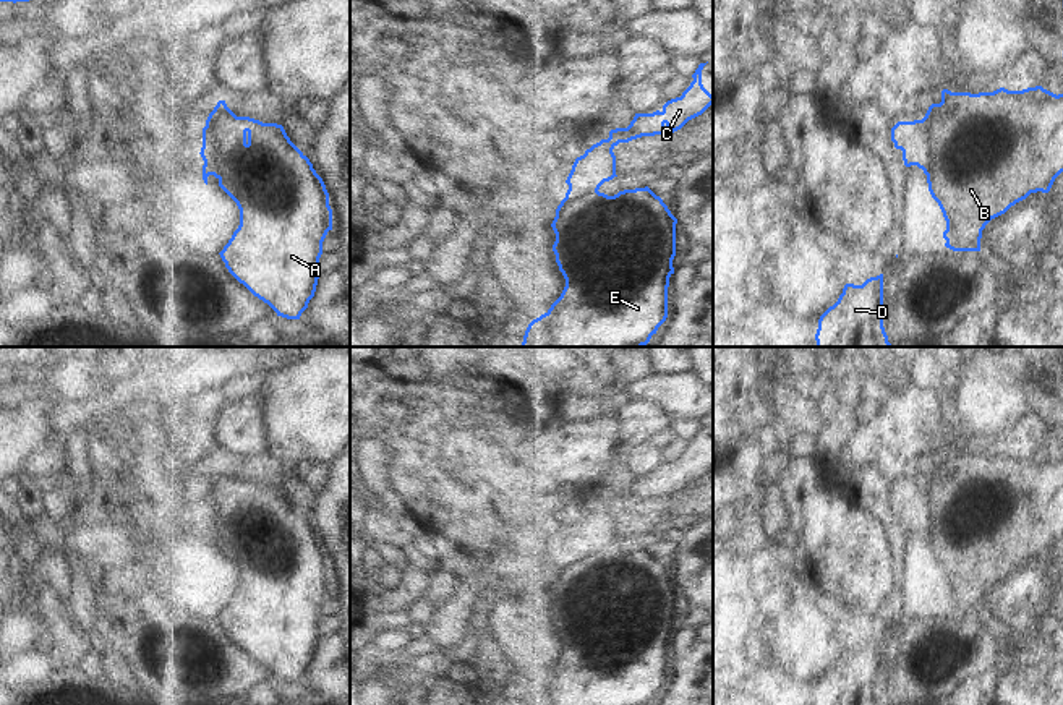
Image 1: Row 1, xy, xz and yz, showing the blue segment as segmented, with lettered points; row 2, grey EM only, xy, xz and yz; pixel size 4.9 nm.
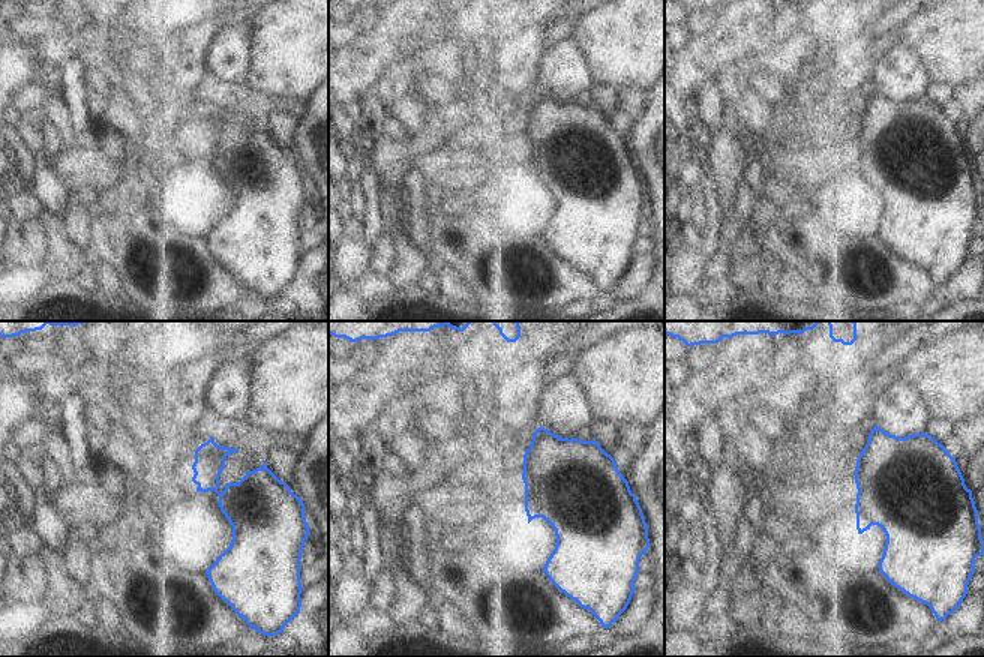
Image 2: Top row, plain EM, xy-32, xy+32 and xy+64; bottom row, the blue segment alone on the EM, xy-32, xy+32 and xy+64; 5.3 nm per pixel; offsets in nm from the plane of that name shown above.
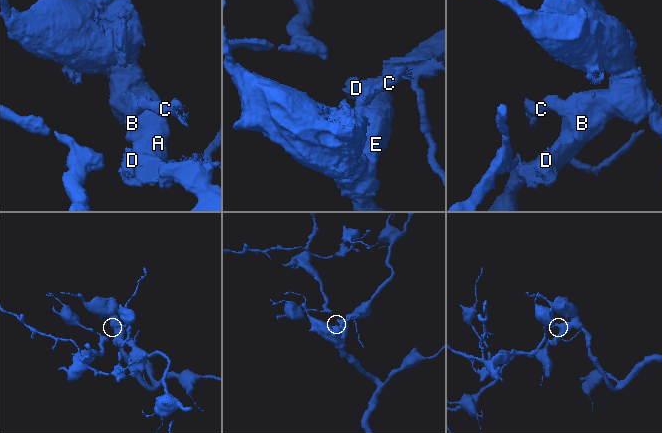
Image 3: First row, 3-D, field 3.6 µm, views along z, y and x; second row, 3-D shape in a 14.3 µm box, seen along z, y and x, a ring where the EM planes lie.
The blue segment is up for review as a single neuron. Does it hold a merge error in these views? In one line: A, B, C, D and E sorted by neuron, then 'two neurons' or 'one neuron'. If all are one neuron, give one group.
groups A B D E / C; two neurons

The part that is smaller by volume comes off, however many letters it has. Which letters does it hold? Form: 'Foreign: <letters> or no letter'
Foreign: C

